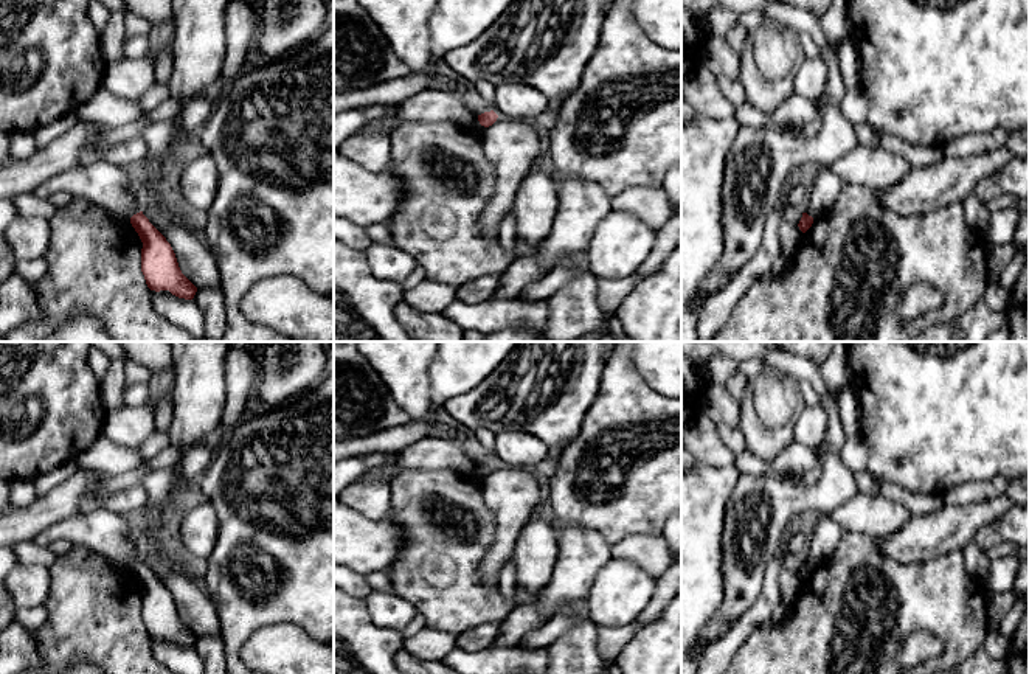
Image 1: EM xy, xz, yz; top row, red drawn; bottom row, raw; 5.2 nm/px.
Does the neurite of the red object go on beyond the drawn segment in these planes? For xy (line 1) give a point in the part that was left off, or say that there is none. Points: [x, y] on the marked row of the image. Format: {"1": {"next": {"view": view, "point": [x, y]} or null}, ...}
{"1": {"next": null}}

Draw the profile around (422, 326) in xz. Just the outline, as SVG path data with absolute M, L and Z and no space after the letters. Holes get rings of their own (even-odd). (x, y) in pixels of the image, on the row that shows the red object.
M400 301L396 317L414 342L463 342L464 329L444 314L430 314Z

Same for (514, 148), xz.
M498 116L486 127L483 146L495 168L497 180L492 197L480 216L480 225L487 239L497 241L498 225L512 210L523 179L545 158L546 138L521 120Z

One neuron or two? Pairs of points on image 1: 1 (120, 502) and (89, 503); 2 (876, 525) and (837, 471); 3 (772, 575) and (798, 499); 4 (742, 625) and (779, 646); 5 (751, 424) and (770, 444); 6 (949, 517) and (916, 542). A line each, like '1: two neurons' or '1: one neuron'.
1: one neuron
2: two neurons
3: two neurons
4: two neurons
5: one neuron
6: one neuron

